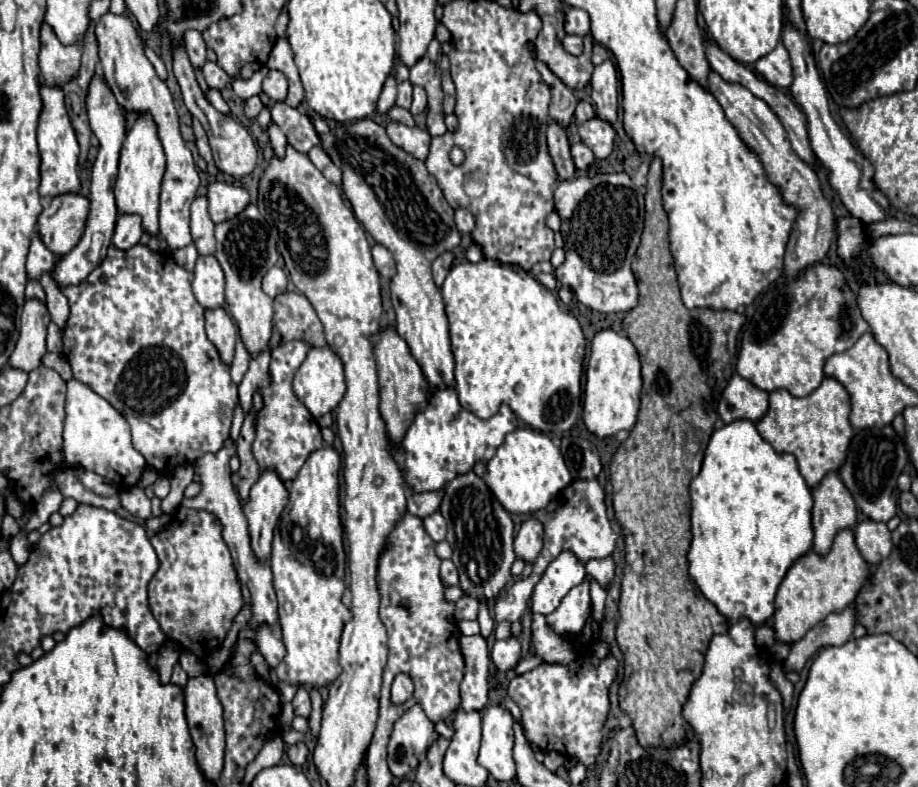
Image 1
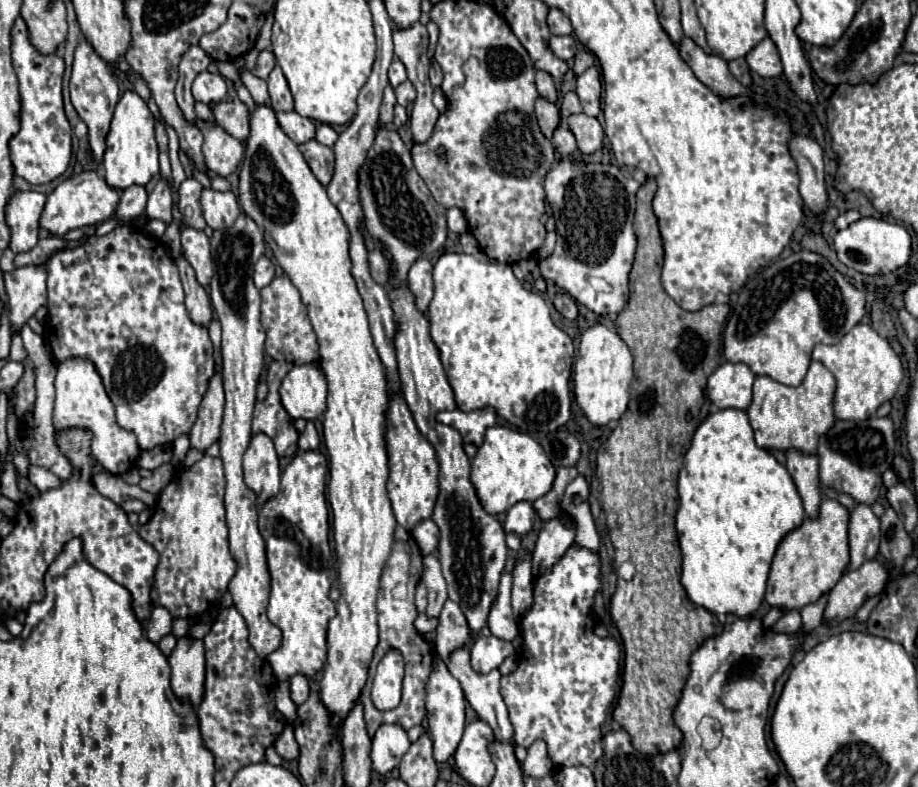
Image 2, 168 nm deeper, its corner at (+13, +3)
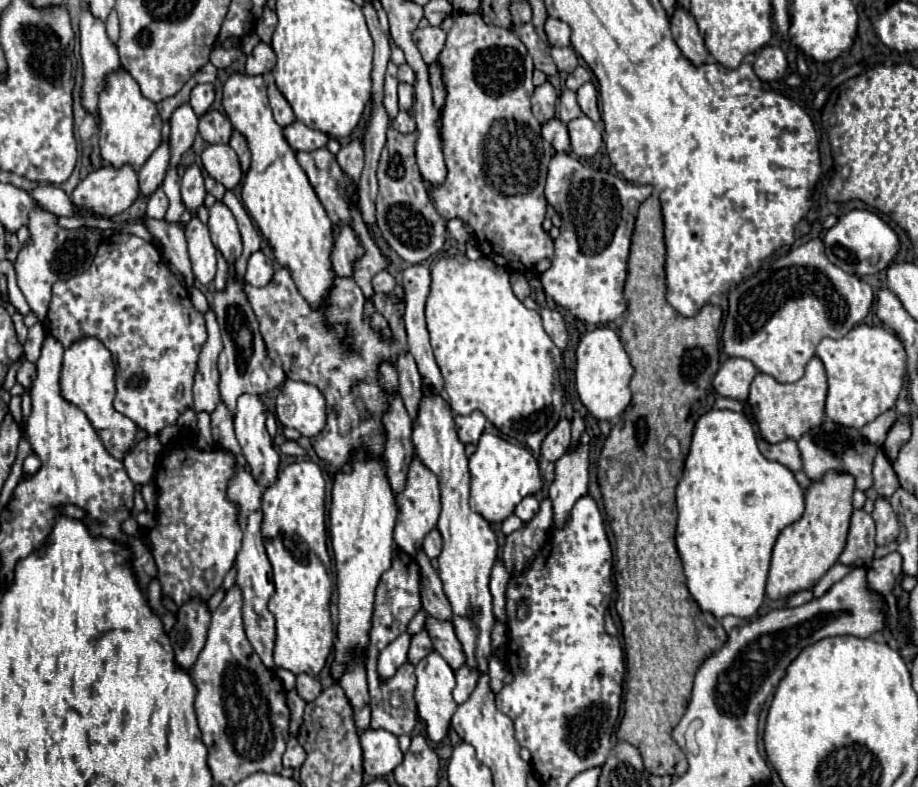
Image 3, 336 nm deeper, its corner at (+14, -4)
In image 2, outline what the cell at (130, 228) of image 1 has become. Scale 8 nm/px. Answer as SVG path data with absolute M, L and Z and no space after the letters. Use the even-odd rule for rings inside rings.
M129 187L127 191L121 193L119 205L115 209L115 219L119 221L119 225L139 217L145 211L145 203L147 203L147 191L145 187Z

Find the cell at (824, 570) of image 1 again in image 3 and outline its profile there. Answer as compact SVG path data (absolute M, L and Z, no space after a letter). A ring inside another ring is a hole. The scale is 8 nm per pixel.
M834 470L826 472L822 480L816 480L806 488L804 494L806 510L802 518L786 526L774 544L770 574L766 584L766 592L772 600L786 598L794 592L812 588L828 572L828 568L838 562L838 556L846 544L854 490L856 490L854 476Z

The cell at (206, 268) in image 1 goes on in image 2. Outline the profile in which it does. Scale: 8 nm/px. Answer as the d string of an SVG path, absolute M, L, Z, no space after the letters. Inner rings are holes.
M185 229L181 233L181 245L183 255L195 269L195 277L199 279L201 287L207 287L213 277L213 263L211 263L211 251L209 251L209 237L203 231L197 229Z

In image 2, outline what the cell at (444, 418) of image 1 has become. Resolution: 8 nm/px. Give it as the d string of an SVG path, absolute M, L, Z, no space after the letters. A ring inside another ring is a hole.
M485 407L479 411L471 411L471 413L465 413L459 409L441 411L437 415L437 419L439 419L439 423L451 425L453 429L457 429L463 437L463 443L471 443L475 447L481 447L485 431L489 427L497 425L497 413L493 407Z

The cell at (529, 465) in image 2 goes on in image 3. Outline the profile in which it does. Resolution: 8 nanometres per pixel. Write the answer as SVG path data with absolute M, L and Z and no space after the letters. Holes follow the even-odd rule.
M490 433L482 434L482 438L478 440L478 446L476 446L476 452L470 456L470 474L472 474L472 482L470 482L470 506L482 518L486 518L488 522L504 522L514 512L516 504L524 496L542 490L542 484L544 484L540 468L538 468L538 462L534 460L532 452L526 446L510 443L507 440L502 440L502 437L498 435Z

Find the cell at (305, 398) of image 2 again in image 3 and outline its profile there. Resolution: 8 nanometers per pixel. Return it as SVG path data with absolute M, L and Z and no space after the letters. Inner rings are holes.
M286 380L286 384L282 386L282 390L276 398L276 416L286 428L294 428L302 436L312 438L312 436L320 434L326 426L326 400L316 386L306 384L306 382Z

